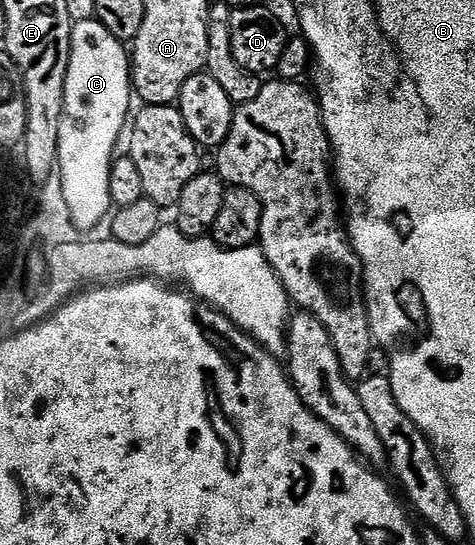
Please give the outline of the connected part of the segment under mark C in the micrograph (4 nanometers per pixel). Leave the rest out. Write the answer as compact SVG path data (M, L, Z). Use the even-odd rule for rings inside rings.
M96 19L73 22L71 31L70 59L64 77L64 101L62 115L58 119L58 161L56 169L62 174L63 195L67 201L71 220L79 232L86 233L89 227L105 220L111 212L108 177L110 164L116 158L114 146L118 138L123 138L124 128L128 123L130 95L132 99L132 59L125 44Z

